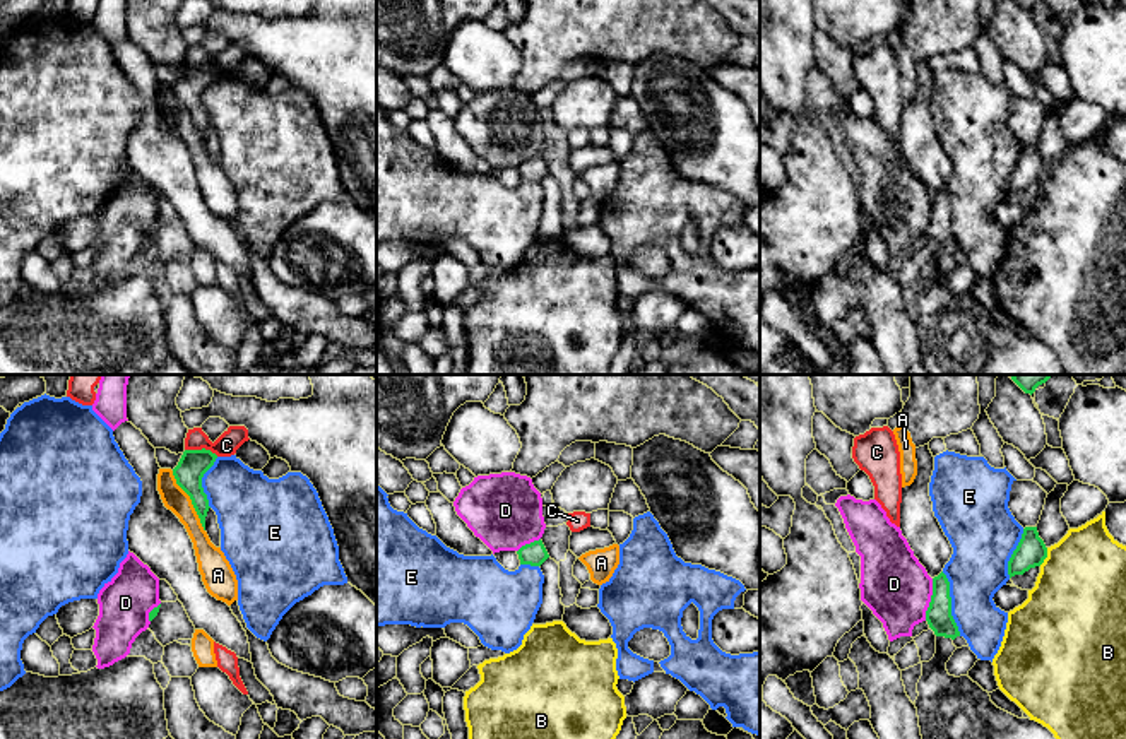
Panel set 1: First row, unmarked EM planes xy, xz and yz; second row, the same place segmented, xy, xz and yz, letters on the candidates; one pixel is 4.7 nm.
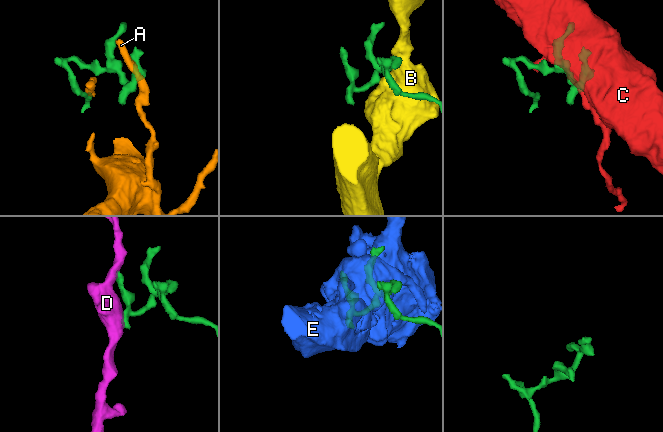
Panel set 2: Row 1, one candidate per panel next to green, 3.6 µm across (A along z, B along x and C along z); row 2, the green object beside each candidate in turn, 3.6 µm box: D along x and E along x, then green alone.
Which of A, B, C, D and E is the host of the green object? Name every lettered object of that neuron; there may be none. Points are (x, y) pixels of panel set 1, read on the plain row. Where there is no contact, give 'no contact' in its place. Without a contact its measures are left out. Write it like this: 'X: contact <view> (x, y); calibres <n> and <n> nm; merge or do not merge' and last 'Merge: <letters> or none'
A: contact xy (192, 118); calibres 140 and 110 nm; do not merge
B: contact yz (1046, 173); calibres 140 and 440 nm; do not merge
C: contact xy (202, 65); calibres 140 and 110 nm; do not merge
D: contact yz (931, 216); calibres 120 and 320 nm; do not merge
E: contact yz (950, 221); calibres 120 and 280 nm; do not merge
Merge: none

